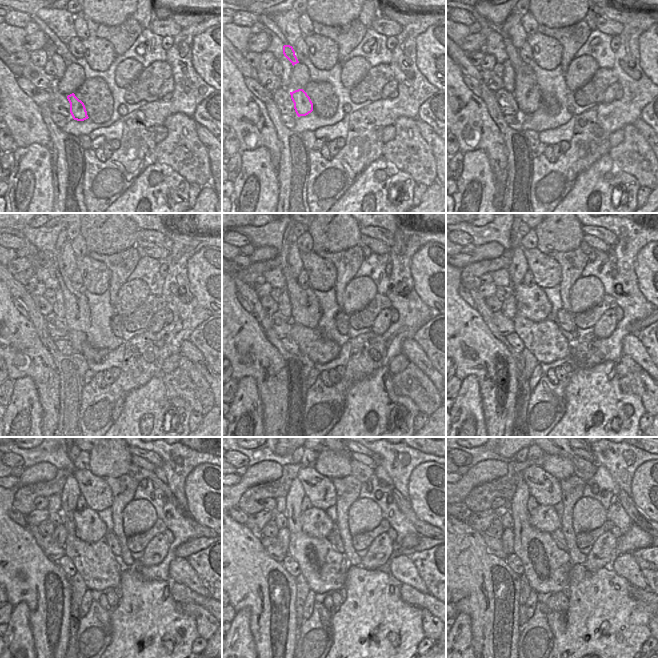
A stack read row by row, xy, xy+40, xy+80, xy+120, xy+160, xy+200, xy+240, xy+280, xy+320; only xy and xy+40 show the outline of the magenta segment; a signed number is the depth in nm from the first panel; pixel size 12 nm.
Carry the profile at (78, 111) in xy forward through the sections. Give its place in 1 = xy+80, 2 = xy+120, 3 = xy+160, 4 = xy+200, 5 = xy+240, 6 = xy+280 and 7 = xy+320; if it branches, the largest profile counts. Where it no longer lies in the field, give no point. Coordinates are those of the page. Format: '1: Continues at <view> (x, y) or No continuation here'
1: Continues at xy+80 (526, 92)
2: Continues at xy+120 (77, 317)
3: Continues at xy+160 (305, 309)
4: Continues at xy+200 (532, 303)
5: Continues at xy+240 (89, 527)
6: Continues at xy+280 (316, 523)
7: Continues at xy+320 (545, 518)

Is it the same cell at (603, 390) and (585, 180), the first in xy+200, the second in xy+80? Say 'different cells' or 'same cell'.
same cell

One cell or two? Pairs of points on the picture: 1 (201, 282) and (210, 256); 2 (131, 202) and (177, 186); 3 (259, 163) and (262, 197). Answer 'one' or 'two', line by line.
1: one
2: one
3: one

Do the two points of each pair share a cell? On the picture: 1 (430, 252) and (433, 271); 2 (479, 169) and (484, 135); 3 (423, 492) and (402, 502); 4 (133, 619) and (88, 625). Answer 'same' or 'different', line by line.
1: same
2: different
3: different
4: different

